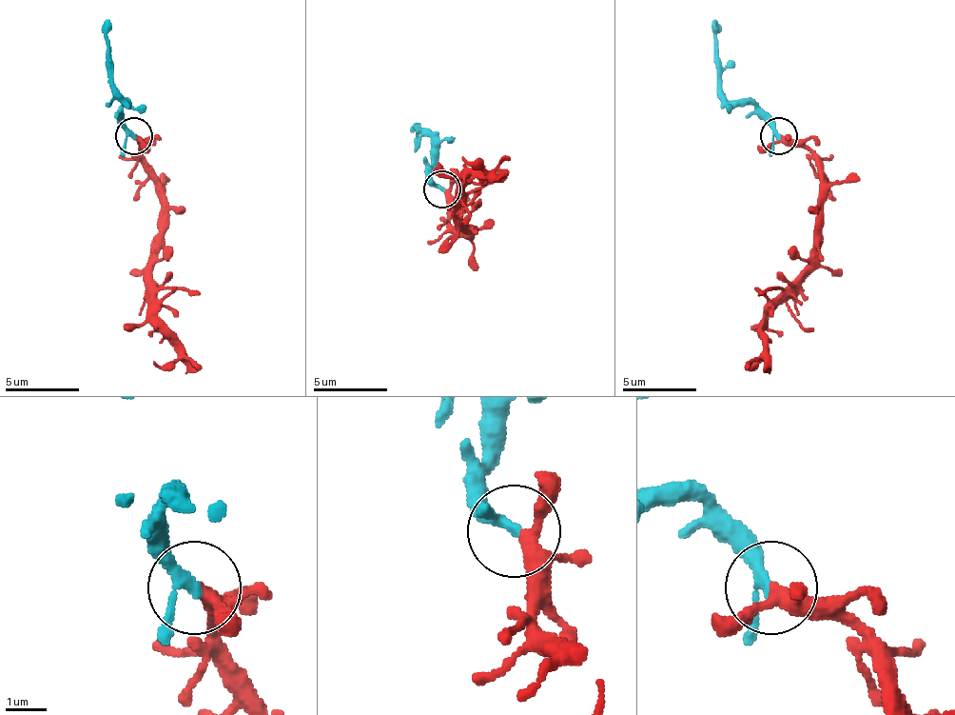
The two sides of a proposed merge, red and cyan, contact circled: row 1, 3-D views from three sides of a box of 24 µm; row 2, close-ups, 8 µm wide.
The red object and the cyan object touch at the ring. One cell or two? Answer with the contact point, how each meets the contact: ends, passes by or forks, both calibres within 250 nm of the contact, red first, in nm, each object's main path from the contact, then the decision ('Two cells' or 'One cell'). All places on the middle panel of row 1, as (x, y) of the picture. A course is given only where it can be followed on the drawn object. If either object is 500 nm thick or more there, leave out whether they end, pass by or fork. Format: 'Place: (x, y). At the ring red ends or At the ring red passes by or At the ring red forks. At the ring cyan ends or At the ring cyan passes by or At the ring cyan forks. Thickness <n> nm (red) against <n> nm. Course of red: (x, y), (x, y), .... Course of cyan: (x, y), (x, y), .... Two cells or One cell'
Place: (442, 189). At the ring red forks. At the ring cyan passes by. Thickness 240 nm (red) against 240 nm. Course of red: (443, 188), (446, 218), (458, 228), (469, 228), (461, 210), (461, 181), (487, 173), (461, 155). Course of cyan: (443, 188), (432, 177), (432, 144), (424, 133), (414, 126). One cell

